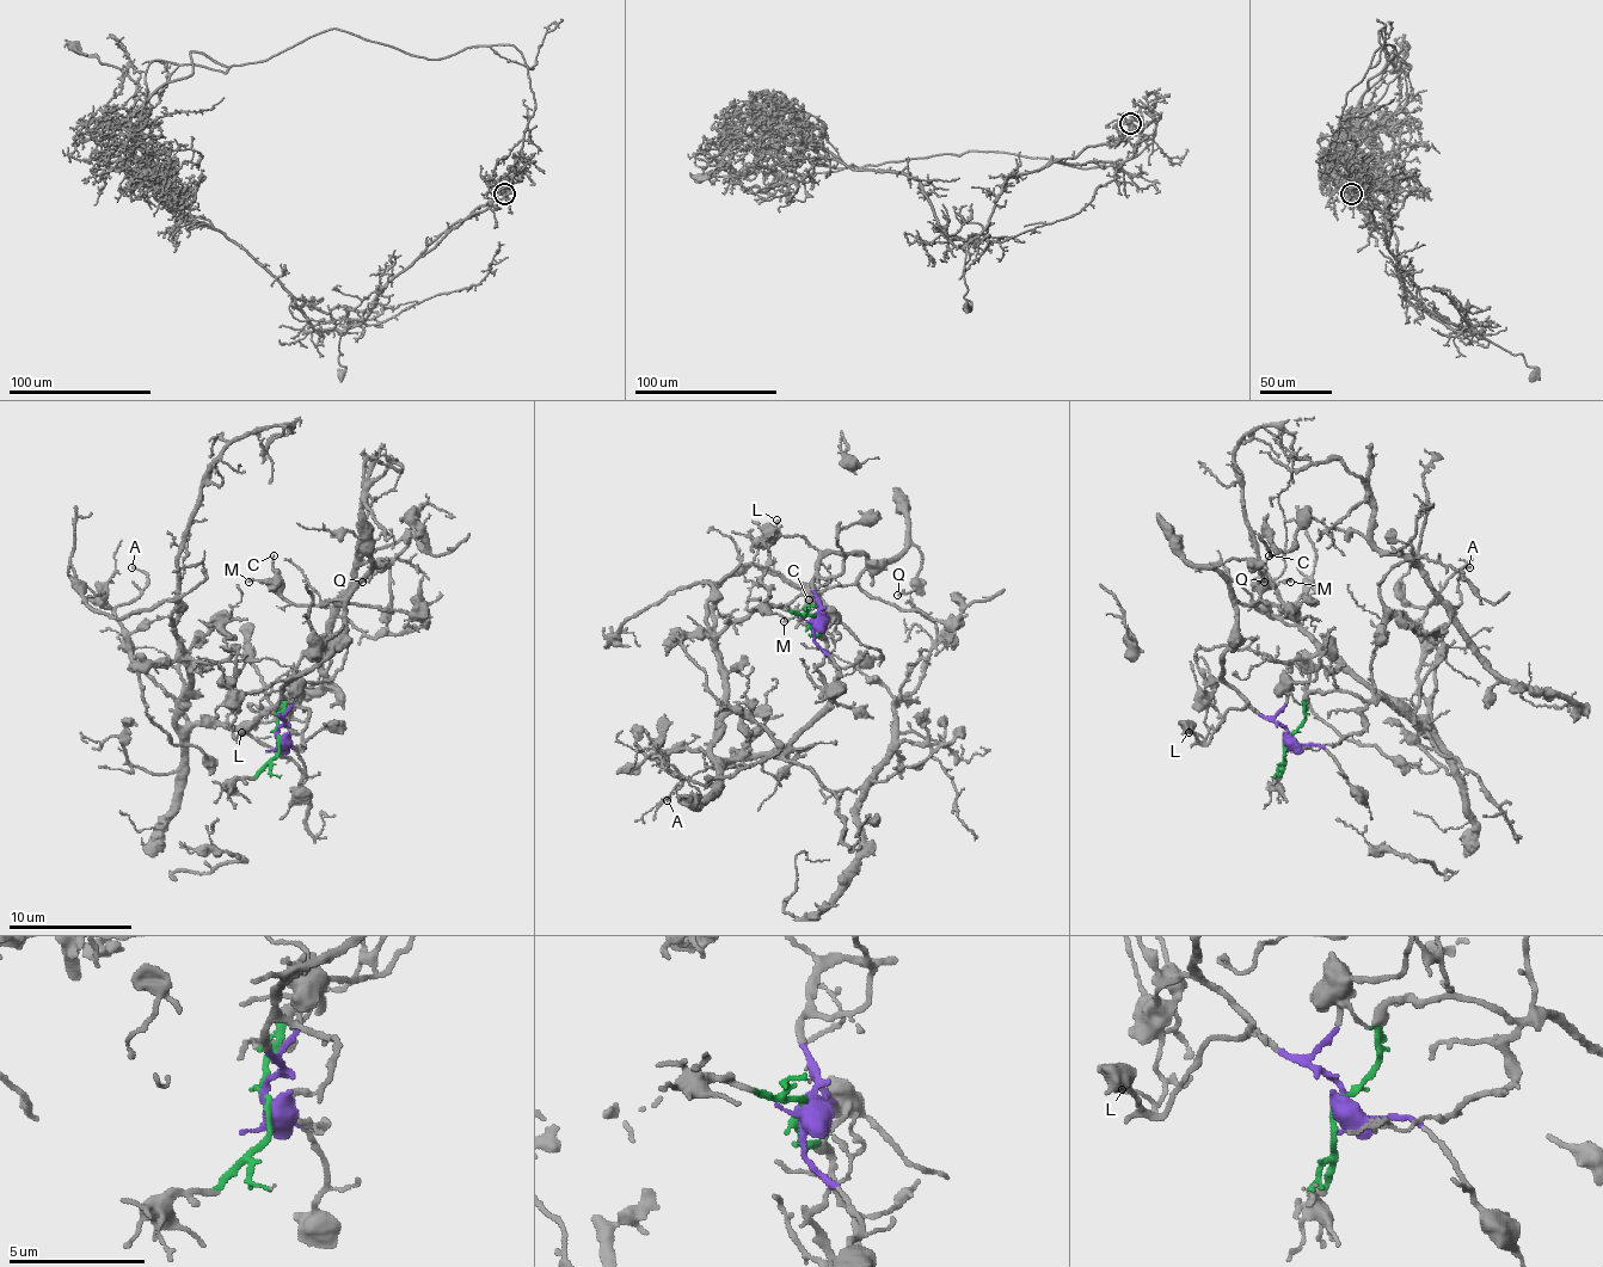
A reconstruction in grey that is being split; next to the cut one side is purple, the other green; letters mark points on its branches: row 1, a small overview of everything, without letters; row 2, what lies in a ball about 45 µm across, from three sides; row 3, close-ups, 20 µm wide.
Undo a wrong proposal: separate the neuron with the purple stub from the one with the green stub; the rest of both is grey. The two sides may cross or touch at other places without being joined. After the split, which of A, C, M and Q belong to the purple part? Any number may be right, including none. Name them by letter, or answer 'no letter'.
C, M, Q

